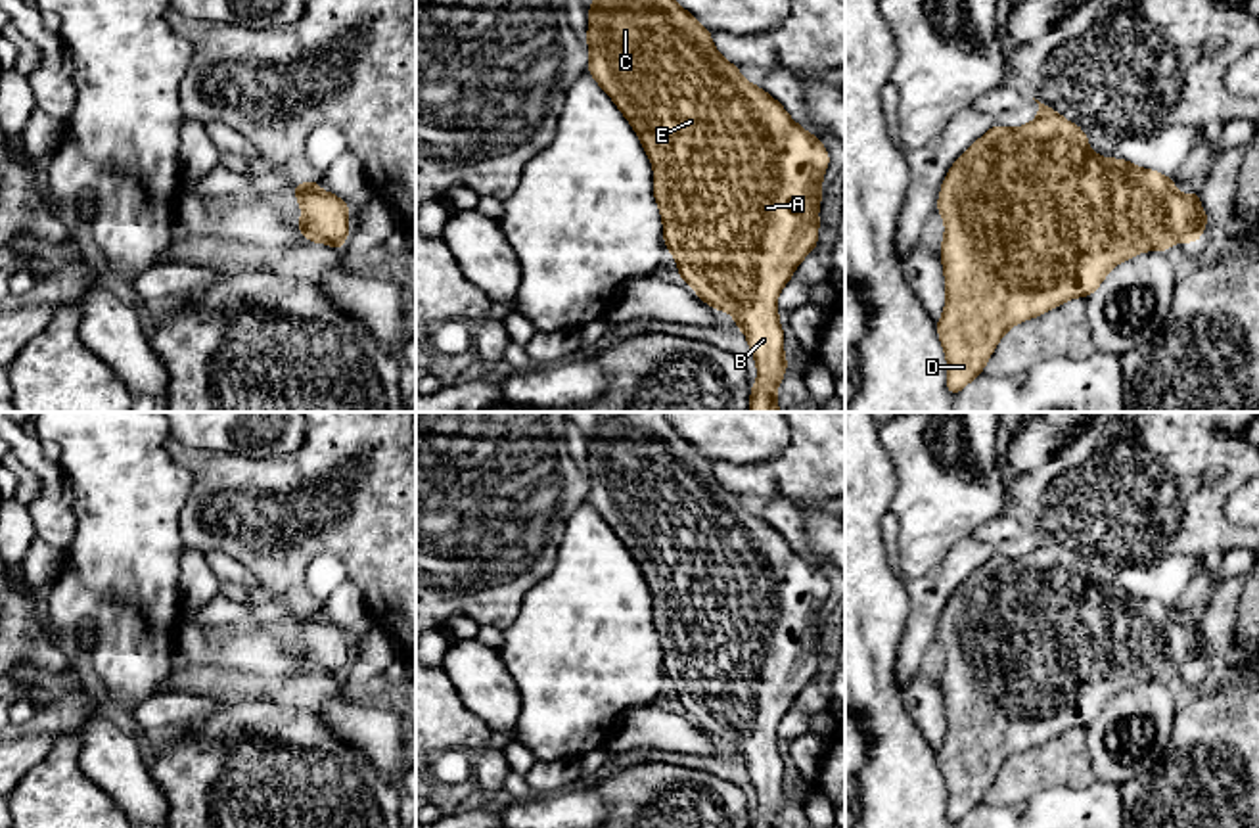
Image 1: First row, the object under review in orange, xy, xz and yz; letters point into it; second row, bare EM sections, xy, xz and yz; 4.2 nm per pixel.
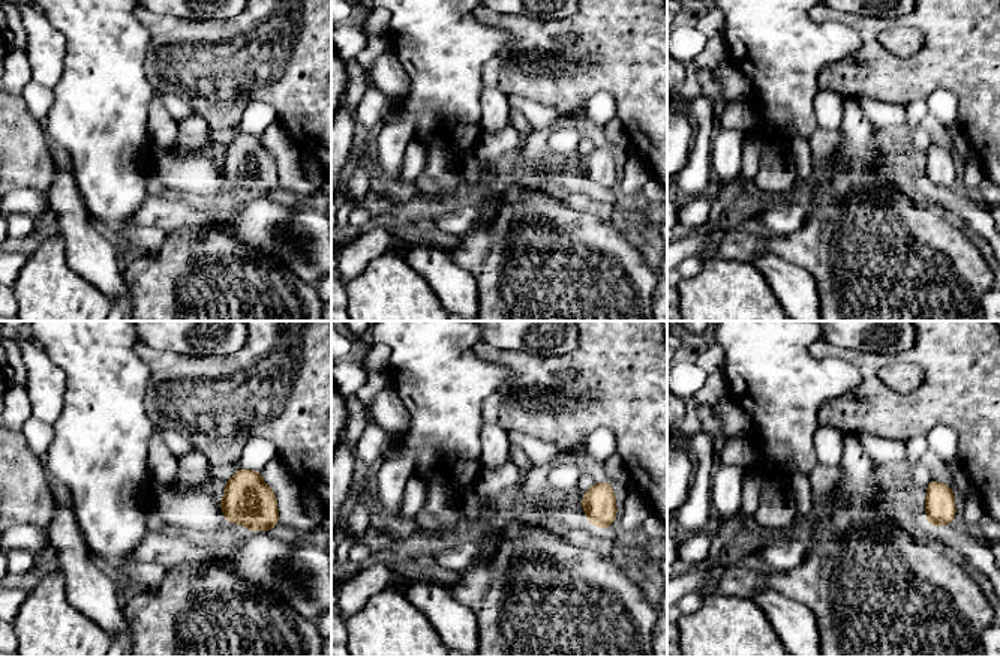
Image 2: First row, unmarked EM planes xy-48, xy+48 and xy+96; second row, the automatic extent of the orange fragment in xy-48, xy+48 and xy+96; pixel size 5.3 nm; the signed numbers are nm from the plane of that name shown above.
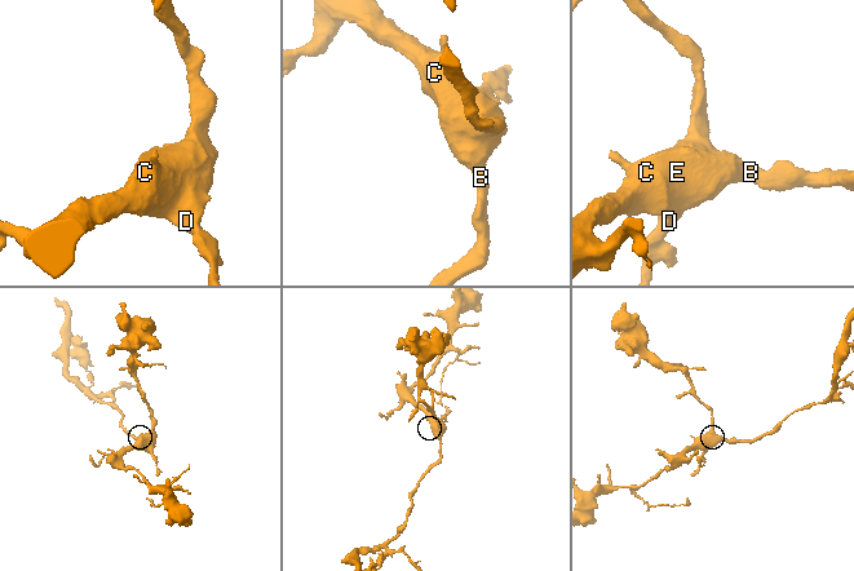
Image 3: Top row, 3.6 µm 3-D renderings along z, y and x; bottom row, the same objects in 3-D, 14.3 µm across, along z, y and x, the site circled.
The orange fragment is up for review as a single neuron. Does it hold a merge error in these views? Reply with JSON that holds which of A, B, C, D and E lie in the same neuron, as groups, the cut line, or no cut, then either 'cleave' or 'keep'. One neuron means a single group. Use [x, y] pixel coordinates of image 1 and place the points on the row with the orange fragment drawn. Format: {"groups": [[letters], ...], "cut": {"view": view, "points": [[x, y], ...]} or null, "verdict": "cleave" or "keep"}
{"groups": [["A", "B", "C", "D", "E"]], "cut": null, "verdict": "keep"}

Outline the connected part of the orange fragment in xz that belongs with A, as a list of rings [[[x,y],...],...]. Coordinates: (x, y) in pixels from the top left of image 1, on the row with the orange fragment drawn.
[[[594,0],[588,8],[586,44],[588,73],[627,117],[652,161],[665,247],[673,253],[682,282],[711,309],[730,312],[736,328],[747,337],[759,372],[749,395],[749,412],[782,412],[776,389],[788,360],[776,299],[818,243],[822,176],[830,165],[820,136],[807,132],[780,102],[747,82],[740,69],[717,52],[711,31],[676,0]]]

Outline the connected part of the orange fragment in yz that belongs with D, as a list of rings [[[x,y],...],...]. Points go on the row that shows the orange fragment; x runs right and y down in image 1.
[[[1039,104],[1035,121],[1008,128],[995,125],[949,169],[937,211],[945,220],[941,263],[945,272],[945,310],[937,320],[947,356],[947,389],[954,397],[973,381],[1002,335],[1016,324],[1041,316],[1073,299],[1088,297],[1108,272],[1142,251],[1167,251],[1177,242],[1196,243],[1207,226],[1200,192],[1179,194],[1175,180],[1127,159],[1100,157],[1079,125]]]

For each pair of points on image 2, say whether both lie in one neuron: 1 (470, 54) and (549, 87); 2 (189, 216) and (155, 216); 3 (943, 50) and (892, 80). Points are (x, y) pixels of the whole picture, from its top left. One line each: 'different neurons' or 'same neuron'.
1: different neurons
2: same neuron
3: same neuron

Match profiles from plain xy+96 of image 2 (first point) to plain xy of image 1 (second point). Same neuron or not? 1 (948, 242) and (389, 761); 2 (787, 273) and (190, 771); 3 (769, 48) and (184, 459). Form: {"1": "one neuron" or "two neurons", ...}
{"1": "two neurons", "2": "two neurons", "3": "two neurons"}

